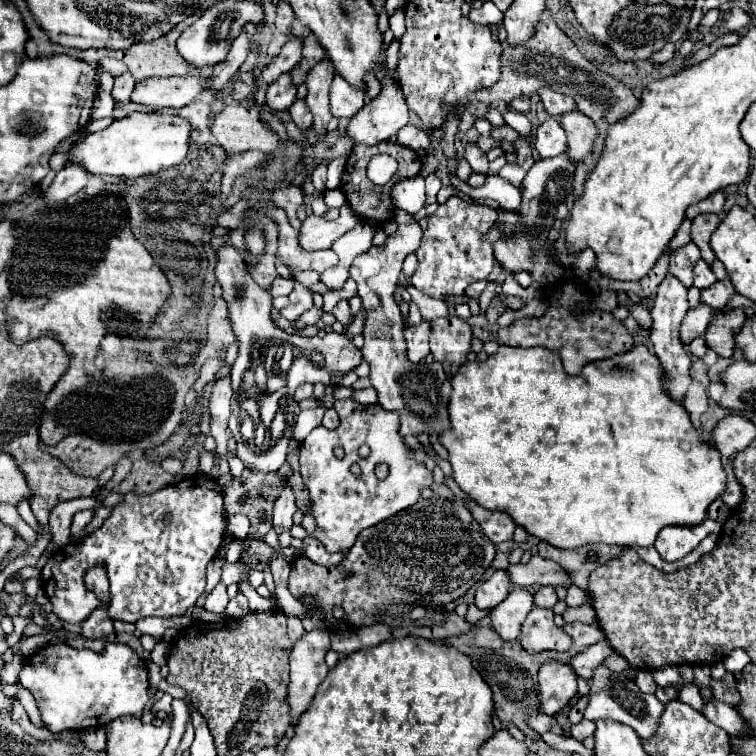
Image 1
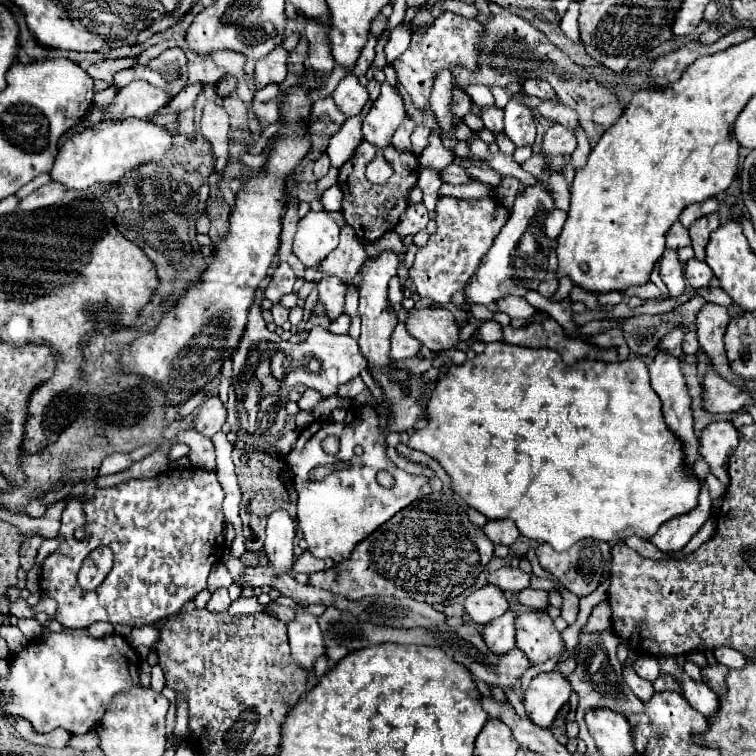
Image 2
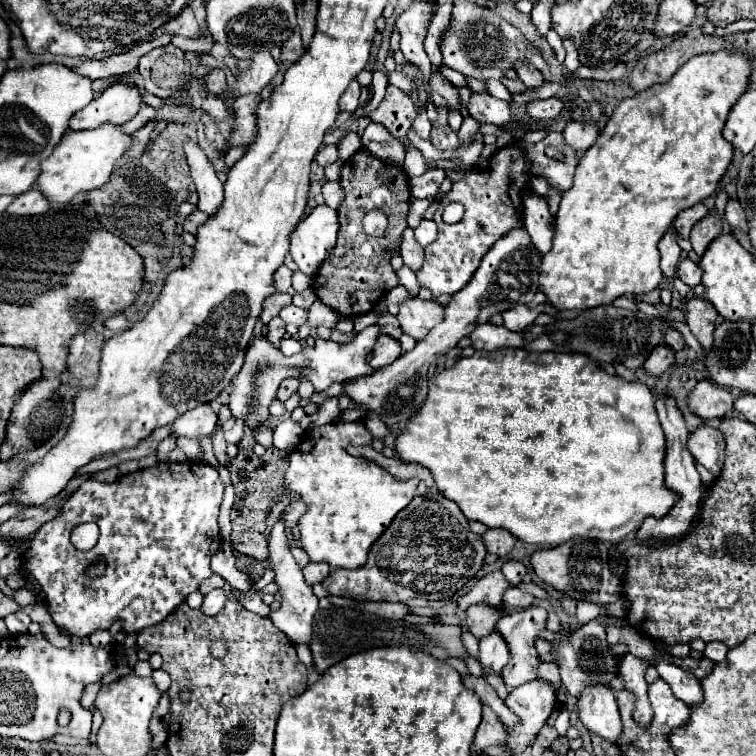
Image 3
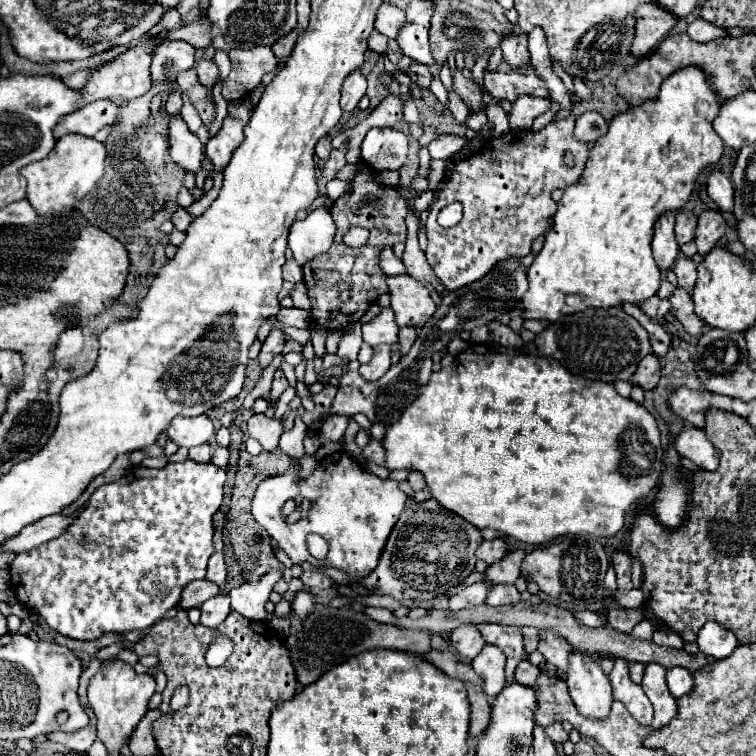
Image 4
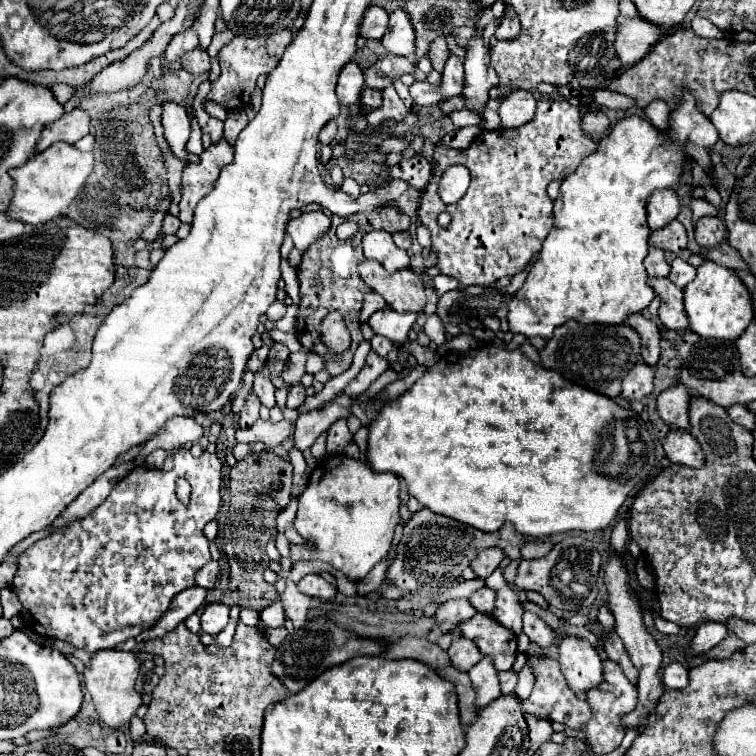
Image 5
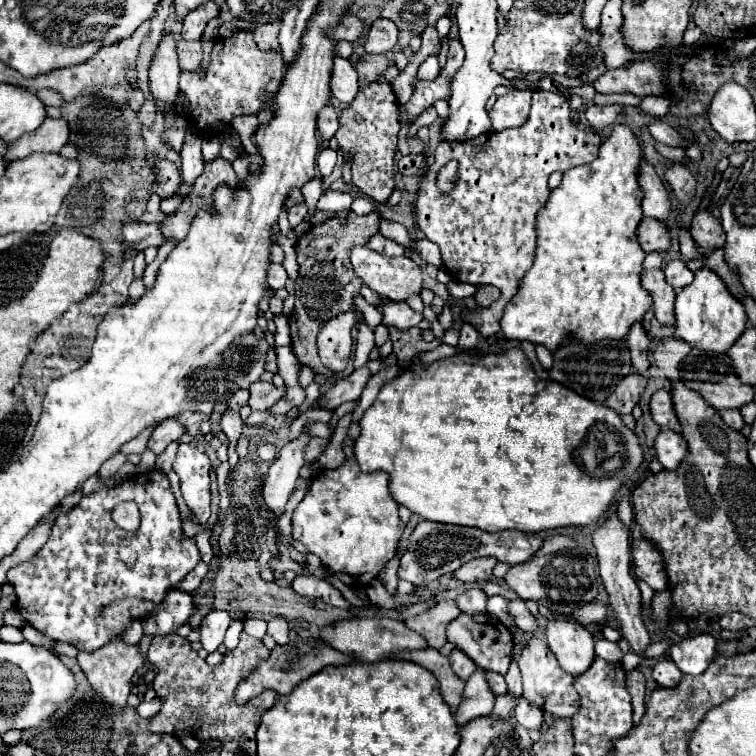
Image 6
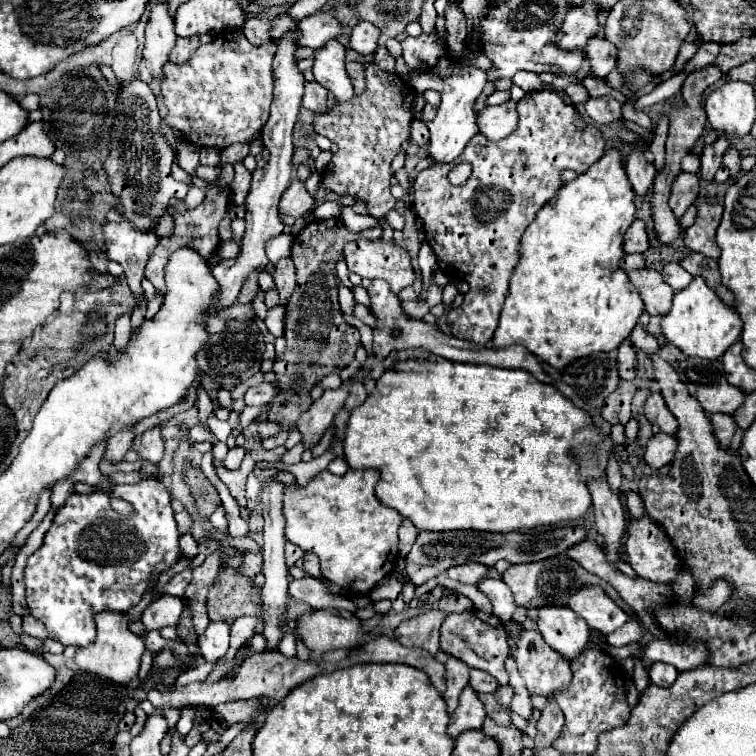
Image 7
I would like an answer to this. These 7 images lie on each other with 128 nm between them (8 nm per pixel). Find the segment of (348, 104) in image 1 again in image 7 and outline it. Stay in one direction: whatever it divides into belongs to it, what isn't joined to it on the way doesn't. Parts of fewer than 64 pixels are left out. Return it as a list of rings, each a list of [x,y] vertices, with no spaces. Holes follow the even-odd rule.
[[[328,40],[314,54],[314,78],[326,90],[330,90],[336,100],[350,100],[354,96],[352,82],[344,70],[344,46],[338,40]]]

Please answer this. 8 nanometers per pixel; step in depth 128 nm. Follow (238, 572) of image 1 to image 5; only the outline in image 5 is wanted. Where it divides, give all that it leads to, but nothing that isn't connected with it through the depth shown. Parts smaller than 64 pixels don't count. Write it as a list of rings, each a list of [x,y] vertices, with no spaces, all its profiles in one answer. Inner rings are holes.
[[[198,586],[186,588],[184,592],[180,592],[180,596],[176,596],[176,600],[172,600],[172,608],[168,608],[168,612],[164,612],[164,616],[152,628],[148,628],[136,636],[136,642],[144,644],[152,638],[164,636],[166,632],[176,628],[180,622],[184,622],[190,614],[194,614],[198,608],[202,608],[204,600],[206,600],[204,588],[198,588]]]

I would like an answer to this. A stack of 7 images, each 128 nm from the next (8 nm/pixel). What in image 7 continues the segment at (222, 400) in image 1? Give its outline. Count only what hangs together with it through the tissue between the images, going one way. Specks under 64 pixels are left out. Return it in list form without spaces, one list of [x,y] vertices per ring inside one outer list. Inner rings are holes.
[[[152,428],[152,430],[146,430],[144,434],[136,436],[132,442],[132,450],[140,456],[140,460],[158,464],[164,456],[164,442],[160,438],[160,428]]]

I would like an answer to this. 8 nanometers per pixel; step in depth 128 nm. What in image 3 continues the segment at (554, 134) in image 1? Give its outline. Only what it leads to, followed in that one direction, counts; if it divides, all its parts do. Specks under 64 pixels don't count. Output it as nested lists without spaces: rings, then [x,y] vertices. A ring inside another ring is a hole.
[[[582,120],[582,122],[570,122],[566,128],[564,128],[564,140],[568,146],[572,146],[576,152],[586,152],[598,138],[600,134],[600,126],[596,122],[588,122],[588,120]]]

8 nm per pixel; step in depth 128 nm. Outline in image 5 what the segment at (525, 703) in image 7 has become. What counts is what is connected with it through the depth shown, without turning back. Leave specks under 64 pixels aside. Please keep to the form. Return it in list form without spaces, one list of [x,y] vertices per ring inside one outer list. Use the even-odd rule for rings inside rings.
[[[524,712],[524,718],[528,722],[528,730],[530,730],[530,742],[534,746],[540,746],[544,742],[550,742],[552,736],[552,726],[548,720],[540,720],[540,716],[532,716],[530,712]]]

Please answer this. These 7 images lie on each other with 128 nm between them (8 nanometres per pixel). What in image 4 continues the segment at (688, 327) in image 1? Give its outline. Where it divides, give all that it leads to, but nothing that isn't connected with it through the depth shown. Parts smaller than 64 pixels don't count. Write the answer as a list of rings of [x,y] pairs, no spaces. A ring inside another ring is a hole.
[[[648,354],[644,360],[640,360],[636,374],[632,376],[632,384],[640,386],[642,390],[652,390],[660,380],[660,360],[654,354]]]

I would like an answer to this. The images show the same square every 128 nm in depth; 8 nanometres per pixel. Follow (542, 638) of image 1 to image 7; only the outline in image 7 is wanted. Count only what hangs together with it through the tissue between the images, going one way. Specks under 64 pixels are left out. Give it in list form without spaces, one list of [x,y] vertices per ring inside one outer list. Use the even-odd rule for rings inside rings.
[[[476,608],[462,614],[448,614],[440,628],[440,650],[462,660],[470,668],[478,668],[492,674],[500,686],[508,684],[508,674],[504,670],[504,662],[510,656],[508,634],[494,614],[484,614]]]

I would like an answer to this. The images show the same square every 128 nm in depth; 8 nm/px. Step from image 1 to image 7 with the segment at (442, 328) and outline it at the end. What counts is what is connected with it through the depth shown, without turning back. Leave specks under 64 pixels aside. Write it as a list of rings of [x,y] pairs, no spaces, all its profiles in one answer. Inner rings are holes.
[[[358,238],[344,246],[344,258],[348,270],[368,280],[382,278],[396,294],[402,288],[412,286],[416,278],[408,252],[396,242]]]

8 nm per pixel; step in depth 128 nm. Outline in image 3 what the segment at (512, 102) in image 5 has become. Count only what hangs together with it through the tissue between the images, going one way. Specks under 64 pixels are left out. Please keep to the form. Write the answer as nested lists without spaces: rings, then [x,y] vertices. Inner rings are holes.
[[[548,98],[548,100],[532,100],[526,106],[526,112],[534,118],[534,120],[554,120],[562,114],[564,110],[564,102],[560,102],[560,98]]]

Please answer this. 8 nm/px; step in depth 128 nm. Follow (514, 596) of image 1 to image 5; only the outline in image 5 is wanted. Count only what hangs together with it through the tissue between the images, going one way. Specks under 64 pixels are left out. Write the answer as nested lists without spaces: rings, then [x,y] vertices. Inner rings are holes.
[[[484,656],[474,668],[468,672],[472,680],[472,688],[476,688],[476,708],[484,708],[500,696],[498,672],[488,656]]]

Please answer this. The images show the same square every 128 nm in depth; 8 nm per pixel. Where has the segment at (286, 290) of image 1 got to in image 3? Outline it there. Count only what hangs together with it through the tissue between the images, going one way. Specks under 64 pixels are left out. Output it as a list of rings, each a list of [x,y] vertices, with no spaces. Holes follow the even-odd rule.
[[[280,266],[276,272],[276,290],[286,292],[292,282],[292,270],[288,266]]]

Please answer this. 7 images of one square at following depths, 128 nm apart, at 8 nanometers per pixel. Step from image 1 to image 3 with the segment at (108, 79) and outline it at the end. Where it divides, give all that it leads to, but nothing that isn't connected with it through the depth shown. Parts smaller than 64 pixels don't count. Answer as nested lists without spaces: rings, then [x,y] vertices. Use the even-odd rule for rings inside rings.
[[[162,34],[162,36],[156,36],[152,40],[144,40],[138,46],[132,46],[130,50],[126,50],[122,54],[112,54],[112,56],[102,58],[102,60],[86,60],[74,70],[90,80],[104,80],[104,78],[128,74],[128,72],[136,70],[136,64],[140,60],[140,56],[144,56],[144,52],[150,52],[156,46],[170,44],[170,40],[172,40],[170,34]]]

